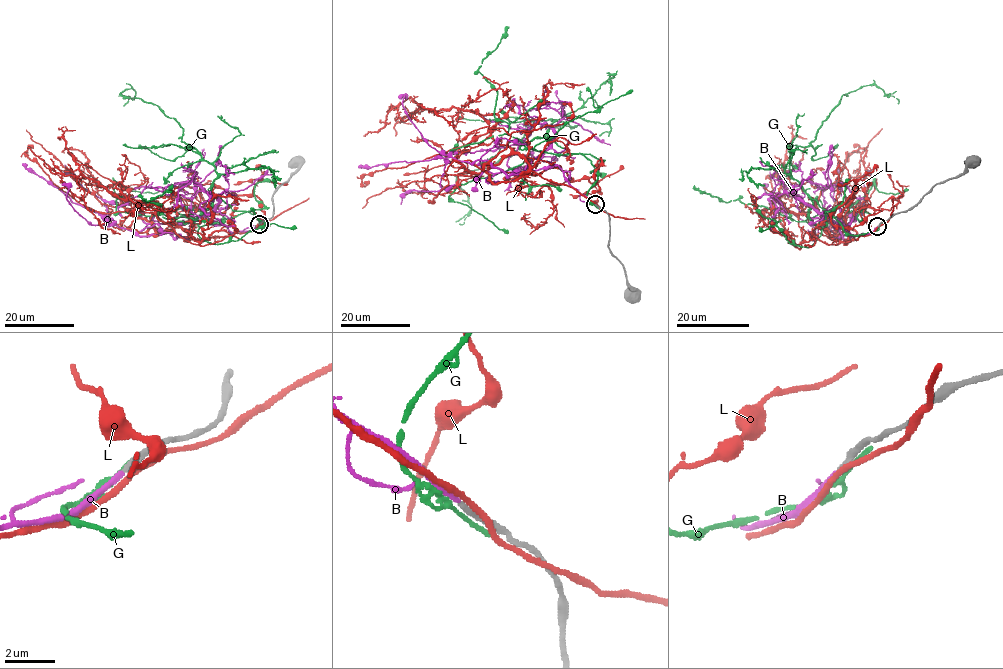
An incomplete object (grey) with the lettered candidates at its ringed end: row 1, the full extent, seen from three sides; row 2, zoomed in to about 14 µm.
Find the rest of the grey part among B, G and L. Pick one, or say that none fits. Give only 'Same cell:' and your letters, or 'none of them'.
Same cell: B

